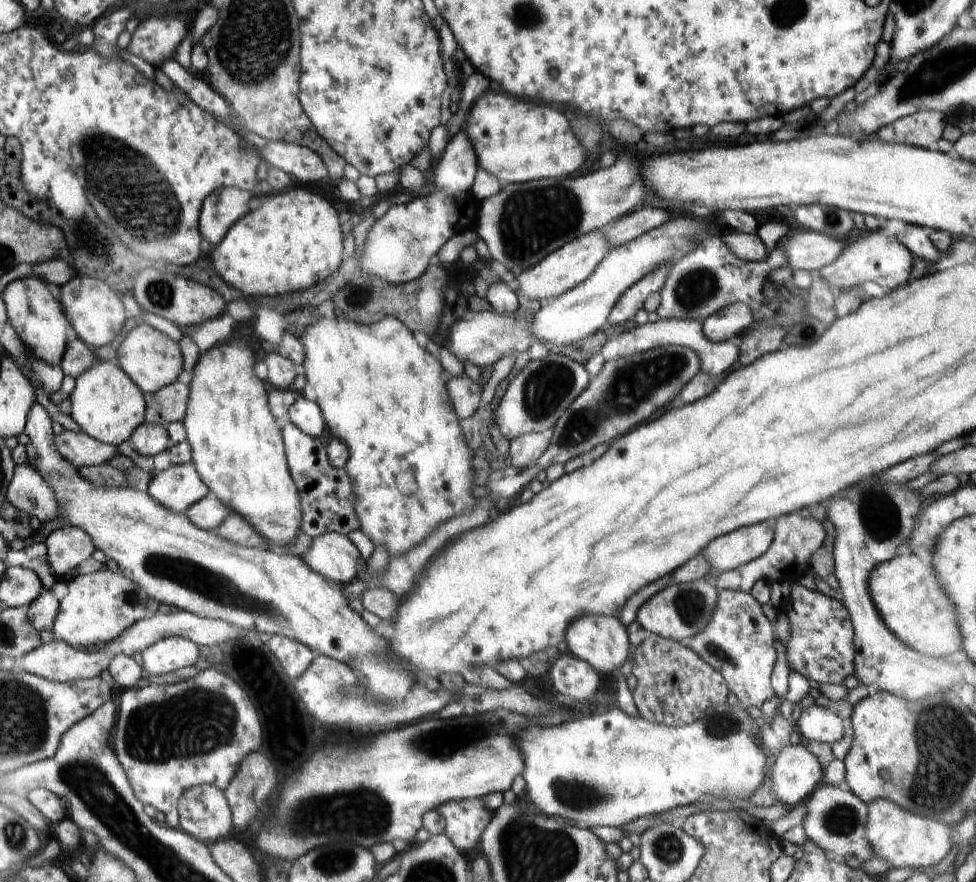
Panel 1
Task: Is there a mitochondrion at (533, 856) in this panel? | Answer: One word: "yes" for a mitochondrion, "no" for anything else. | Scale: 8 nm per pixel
yes

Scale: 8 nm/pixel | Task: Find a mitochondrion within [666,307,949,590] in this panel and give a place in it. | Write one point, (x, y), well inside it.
(880, 515)

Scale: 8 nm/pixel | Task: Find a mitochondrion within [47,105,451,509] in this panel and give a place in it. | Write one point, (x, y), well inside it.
(121, 182)

